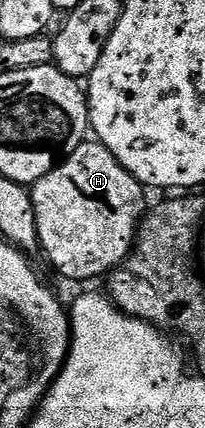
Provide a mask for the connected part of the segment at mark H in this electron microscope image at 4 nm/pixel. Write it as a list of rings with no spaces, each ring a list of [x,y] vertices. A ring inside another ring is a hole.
[[[97,140],[81,142],[68,157],[63,158],[53,170],[49,170],[39,182],[33,183],[29,191],[35,206],[36,228],[38,229],[41,253],[66,278],[74,282],[90,282],[109,275],[130,257],[138,237],[138,223],[147,209],[147,191]]]

